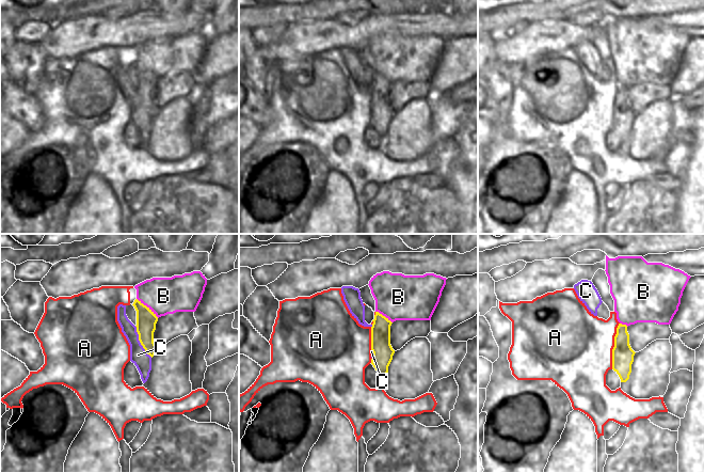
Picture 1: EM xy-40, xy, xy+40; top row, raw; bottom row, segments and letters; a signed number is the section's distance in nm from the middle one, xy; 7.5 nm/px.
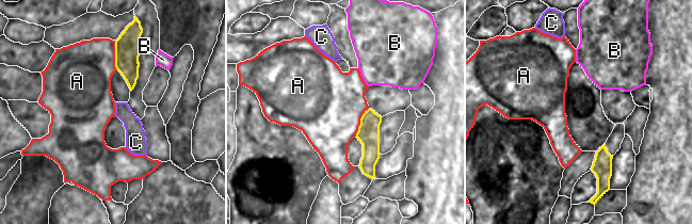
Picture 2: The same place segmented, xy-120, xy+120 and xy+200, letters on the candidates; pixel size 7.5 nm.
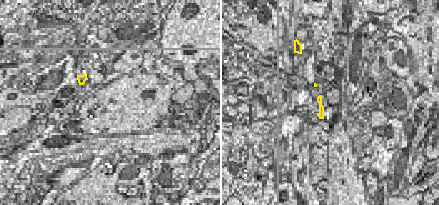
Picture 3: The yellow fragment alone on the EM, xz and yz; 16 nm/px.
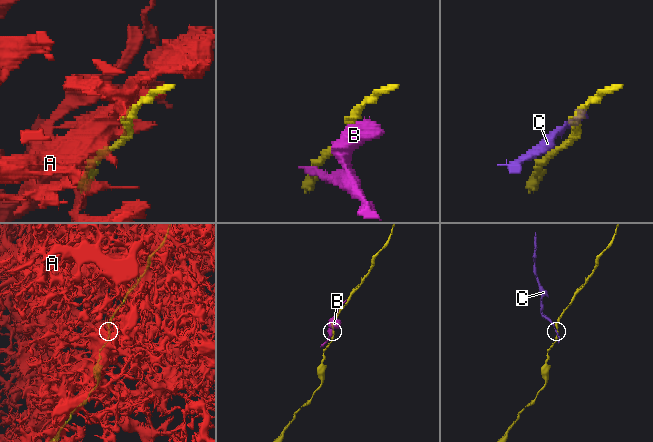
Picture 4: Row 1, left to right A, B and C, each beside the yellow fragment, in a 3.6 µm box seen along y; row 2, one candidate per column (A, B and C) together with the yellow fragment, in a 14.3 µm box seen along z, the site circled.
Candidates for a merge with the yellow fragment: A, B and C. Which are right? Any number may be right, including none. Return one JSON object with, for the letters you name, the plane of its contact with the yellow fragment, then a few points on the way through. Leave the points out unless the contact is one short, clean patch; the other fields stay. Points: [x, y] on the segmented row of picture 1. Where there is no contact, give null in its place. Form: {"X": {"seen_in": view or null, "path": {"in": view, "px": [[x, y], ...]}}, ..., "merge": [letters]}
{"merge": []}

